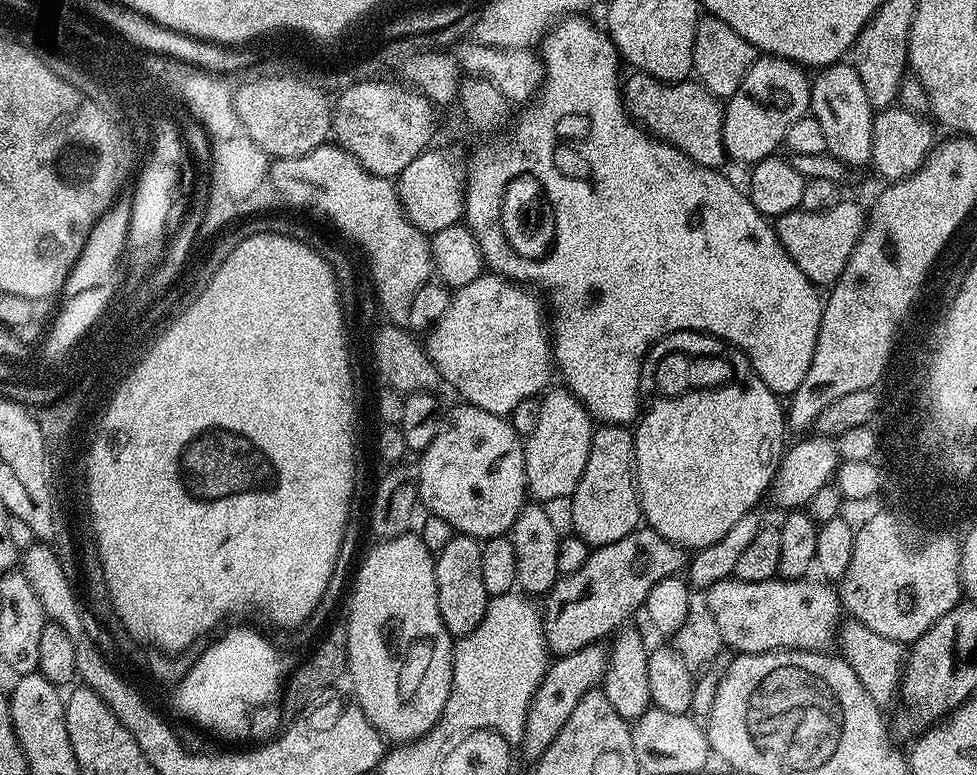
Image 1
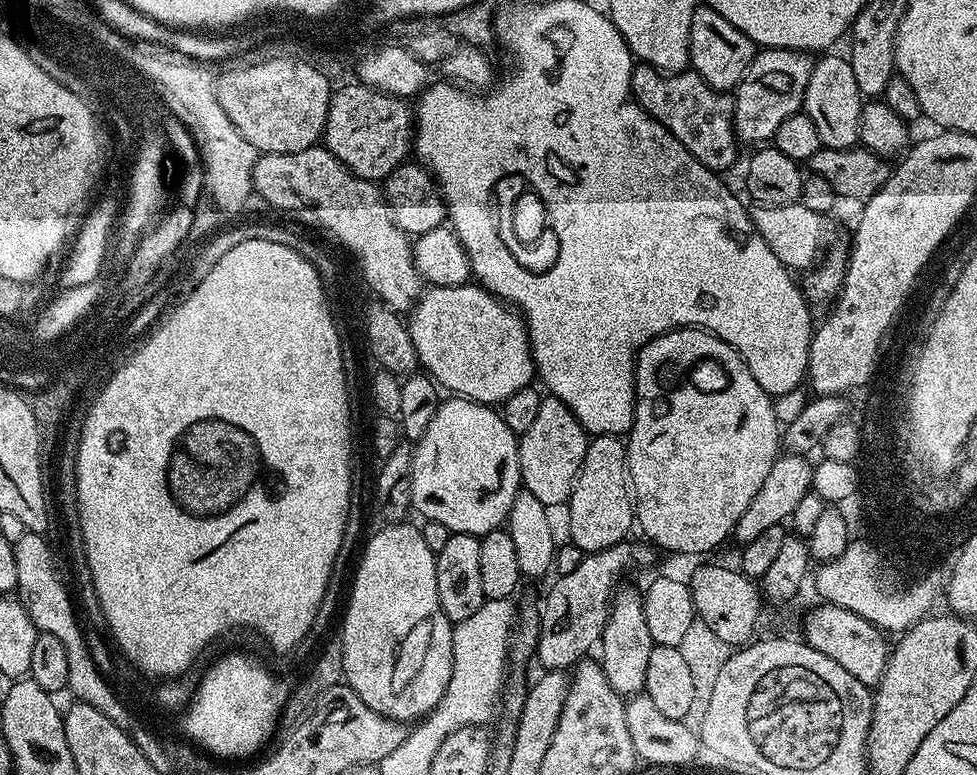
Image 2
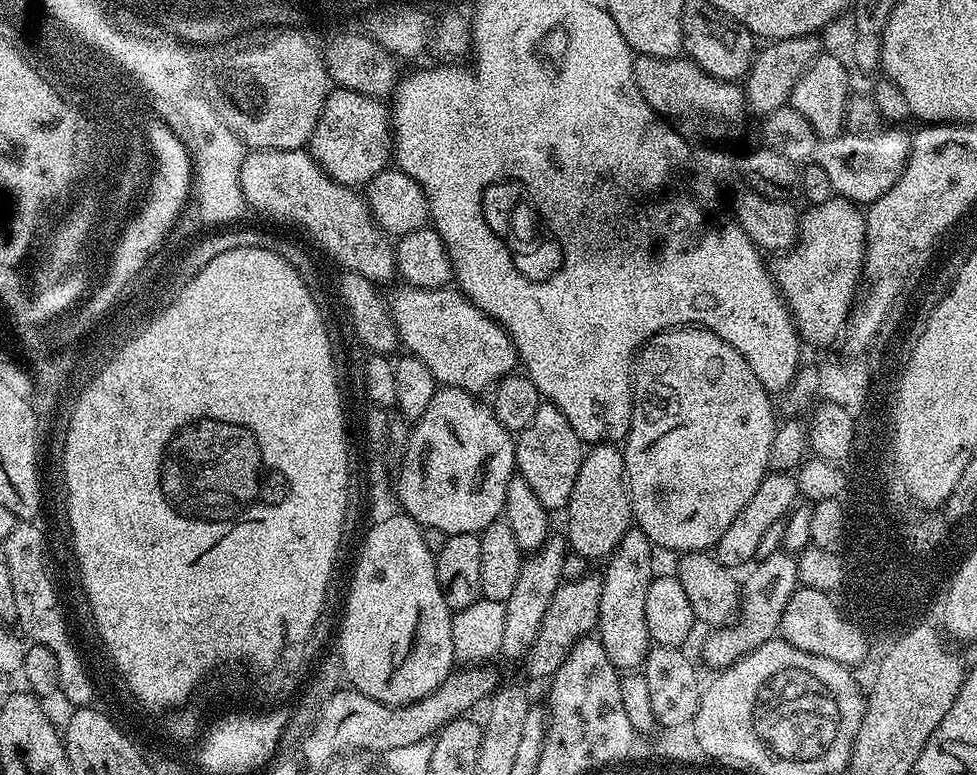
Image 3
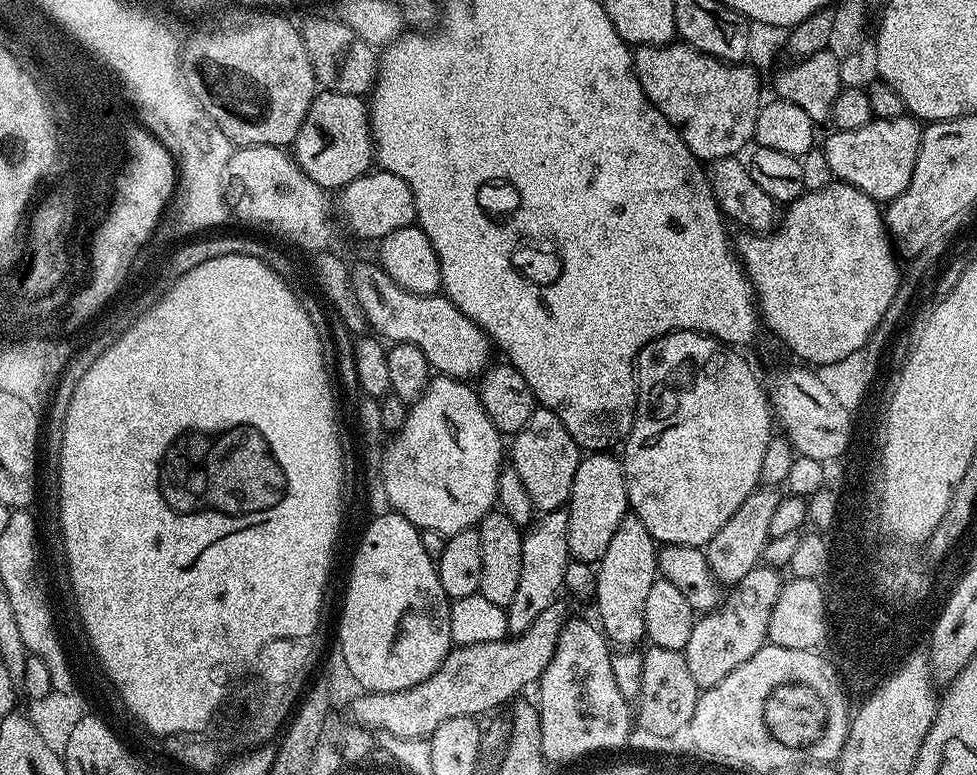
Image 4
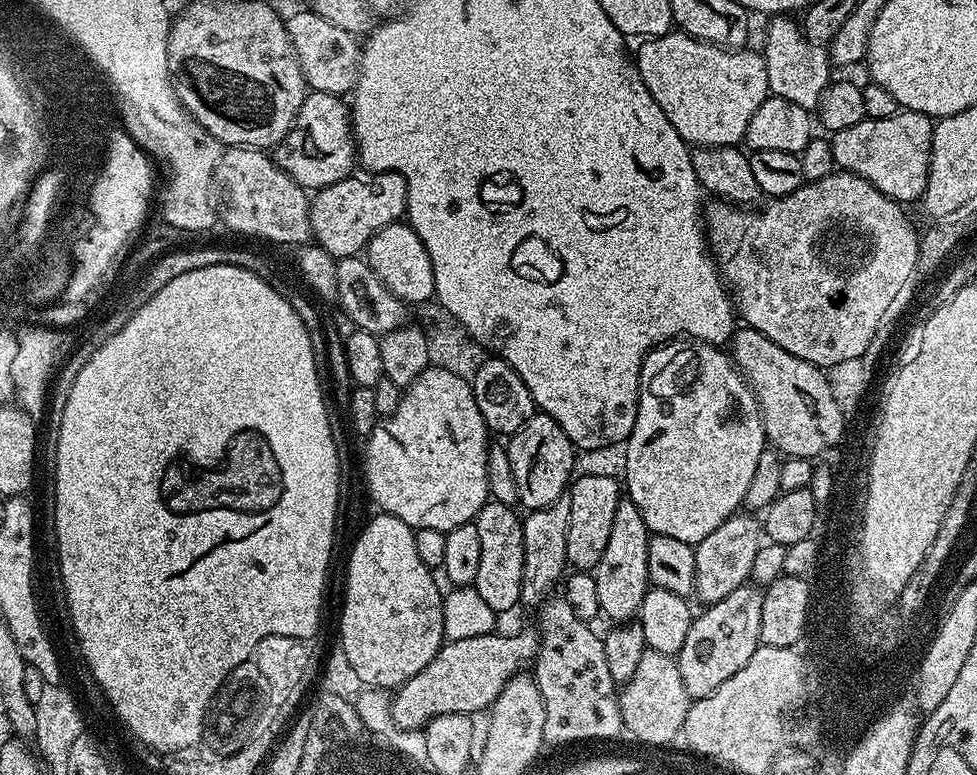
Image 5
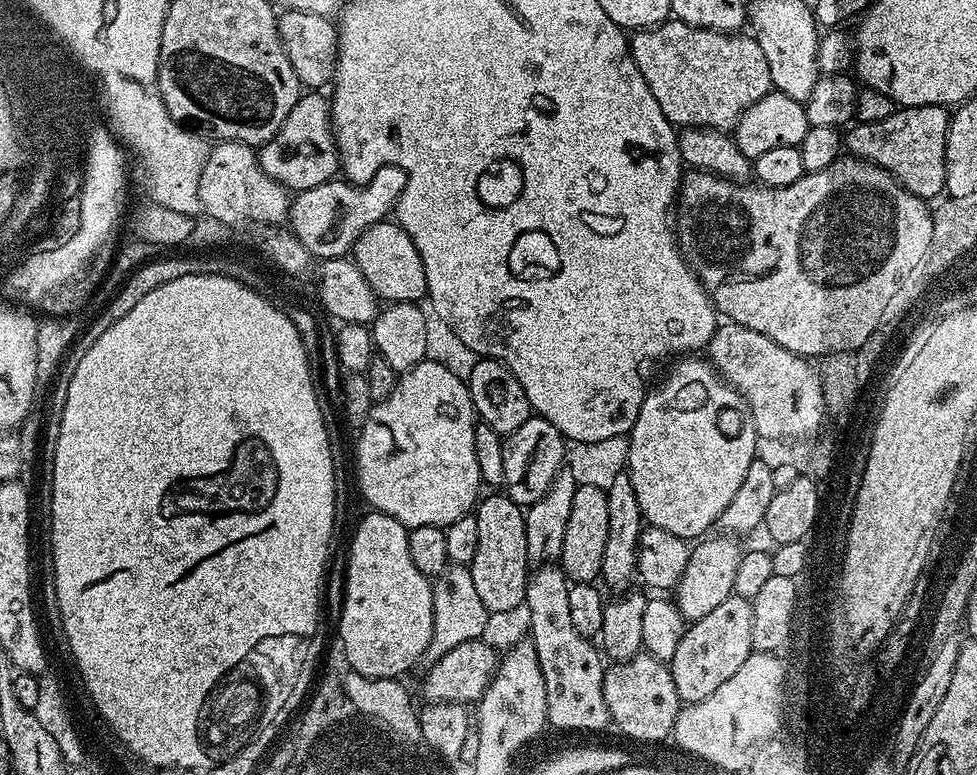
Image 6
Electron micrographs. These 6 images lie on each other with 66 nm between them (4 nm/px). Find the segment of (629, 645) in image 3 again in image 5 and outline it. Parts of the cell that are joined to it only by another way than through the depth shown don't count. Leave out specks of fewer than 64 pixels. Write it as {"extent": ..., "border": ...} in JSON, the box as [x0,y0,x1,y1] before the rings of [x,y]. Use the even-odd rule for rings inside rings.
{"extent":[594,498,649,622],"border":[[[621,498],[618,510],[614,510],[614,522],[610,526],[606,550],[602,550],[602,558],[598,558],[594,569],[600,611],[605,617],[608,615],[612,622],[631,621],[639,613],[642,598],[648,593],[646,546],[649,535],[646,522],[642,522],[642,514],[638,514],[638,506],[634,506],[630,499]]]}

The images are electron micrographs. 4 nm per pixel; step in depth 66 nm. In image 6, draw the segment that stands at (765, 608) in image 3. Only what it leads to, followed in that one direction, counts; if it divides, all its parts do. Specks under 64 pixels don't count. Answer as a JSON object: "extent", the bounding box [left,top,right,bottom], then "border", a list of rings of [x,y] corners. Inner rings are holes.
{"extent":[670,595,754,704],"border":[[[733,595],[726,598],[715,610],[710,610],[706,618],[698,618],[691,621],[684,629],[682,642],[678,642],[678,650],[674,650],[674,658],[670,662],[674,686],[678,686],[678,694],[684,704],[693,704],[702,698],[710,698],[722,682],[727,682],[729,678],[734,678],[736,671],[742,667],[742,662],[751,656],[754,649],[750,638],[751,623],[754,622],[754,610],[751,599]]]}

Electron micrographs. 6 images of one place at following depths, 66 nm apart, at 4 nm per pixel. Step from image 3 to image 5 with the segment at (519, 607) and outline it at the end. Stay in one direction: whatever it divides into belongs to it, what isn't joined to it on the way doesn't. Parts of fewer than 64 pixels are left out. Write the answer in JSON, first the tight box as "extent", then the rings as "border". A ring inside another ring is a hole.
{"extent":[520,495,570,609],"border":[[[567,495],[560,496],[549,508],[538,508],[529,511],[523,517],[524,529],[522,530],[522,554],[524,561],[522,562],[522,586],[520,587],[520,604],[523,607],[539,609],[540,605],[548,599],[552,588],[561,583],[565,579],[566,571],[569,567],[568,555],[566,554],[566,530],[570,526],[570,502]]]}

